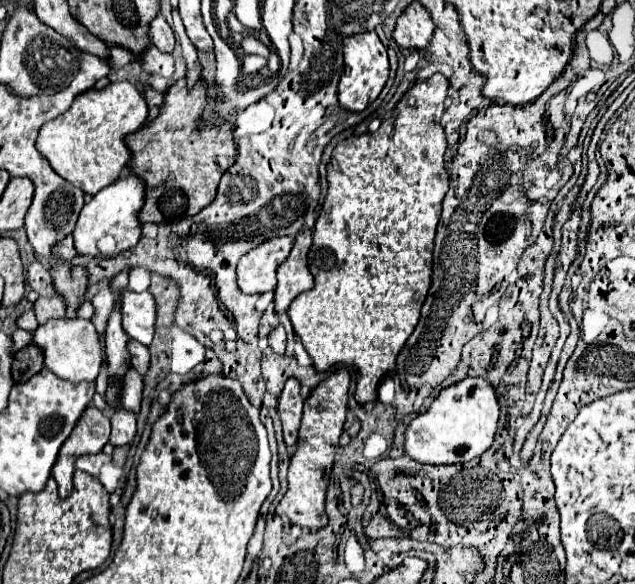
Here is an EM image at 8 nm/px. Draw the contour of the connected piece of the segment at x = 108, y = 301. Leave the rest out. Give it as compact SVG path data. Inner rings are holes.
M109 279L99 283L99 293L91 299L91 303L95 307L95 315L91 317L91 323L95 325L97 333L103 337L105 335L105 327L107 327L107 319L111 315L113 303L115 303L115 293L109 289Z

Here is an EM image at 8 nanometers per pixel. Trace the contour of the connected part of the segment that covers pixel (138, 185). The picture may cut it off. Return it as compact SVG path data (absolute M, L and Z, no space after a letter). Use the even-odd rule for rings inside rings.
M129 173L127 177L121 177L115 183L103 187L97 195L93 195L89 203L83 205L75 229L71 233L73 245L79 251L79 255L111 259L135 247L141 237L141 223L137 219L139 207L143 207L143 181L139 177L133 177Z

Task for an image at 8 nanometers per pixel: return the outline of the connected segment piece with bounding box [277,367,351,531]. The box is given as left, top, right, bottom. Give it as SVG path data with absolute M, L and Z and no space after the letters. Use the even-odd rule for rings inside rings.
M345 367L331 373L319 383L305 399L299 439L295 455L289 463L289 489L277 505L277 515L287 517L291 523L307 527L311 531L327 525L325 515L325 491L329 485L329 473L335 461L339 447L339 437L343 433L343 423L347 415L347 389L349 389L349 371Z

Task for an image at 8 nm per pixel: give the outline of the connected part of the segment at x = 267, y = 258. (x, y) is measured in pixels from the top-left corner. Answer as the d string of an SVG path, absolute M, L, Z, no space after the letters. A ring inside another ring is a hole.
M275 237L259 247L251 249L239 259L237 265L237 285L243 293L261 295L265 291L273 291L277 285L275 271L283 259L287 259L293 247L291 237Z

